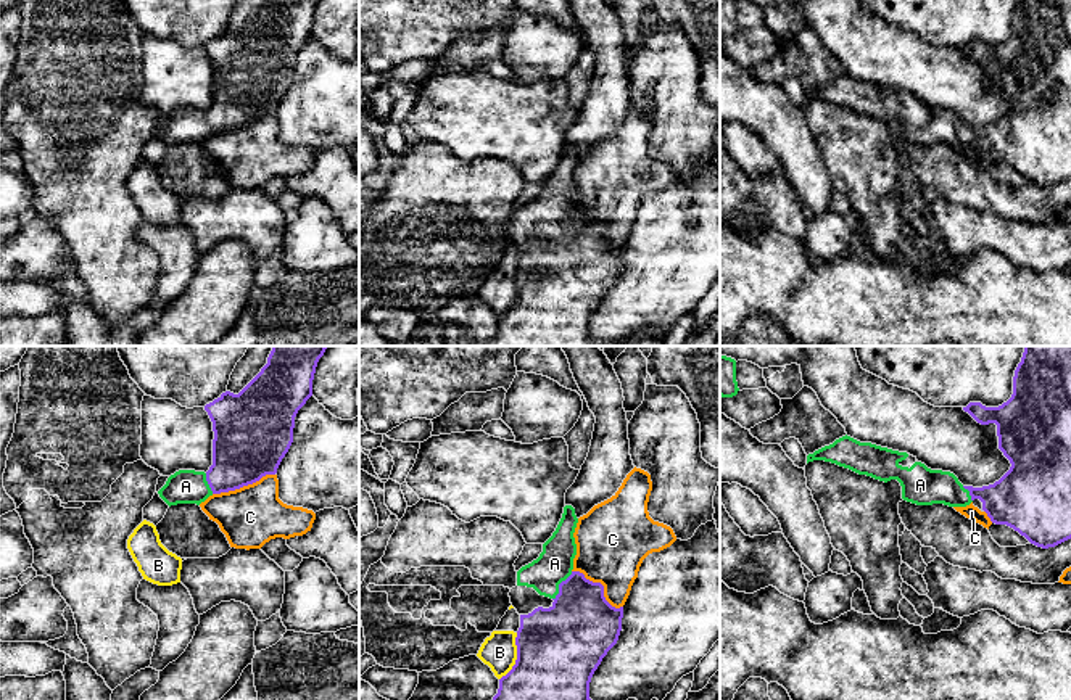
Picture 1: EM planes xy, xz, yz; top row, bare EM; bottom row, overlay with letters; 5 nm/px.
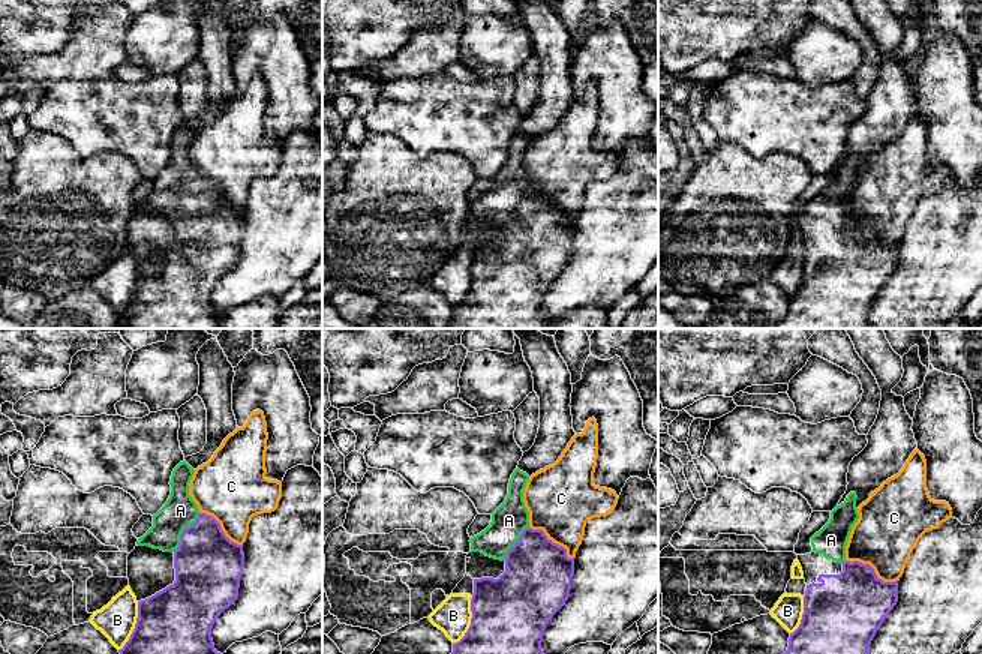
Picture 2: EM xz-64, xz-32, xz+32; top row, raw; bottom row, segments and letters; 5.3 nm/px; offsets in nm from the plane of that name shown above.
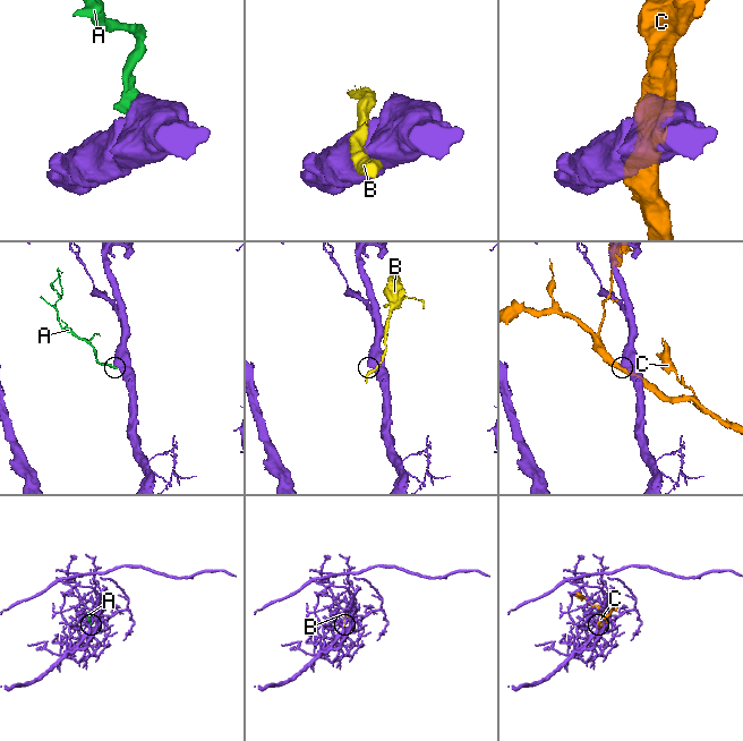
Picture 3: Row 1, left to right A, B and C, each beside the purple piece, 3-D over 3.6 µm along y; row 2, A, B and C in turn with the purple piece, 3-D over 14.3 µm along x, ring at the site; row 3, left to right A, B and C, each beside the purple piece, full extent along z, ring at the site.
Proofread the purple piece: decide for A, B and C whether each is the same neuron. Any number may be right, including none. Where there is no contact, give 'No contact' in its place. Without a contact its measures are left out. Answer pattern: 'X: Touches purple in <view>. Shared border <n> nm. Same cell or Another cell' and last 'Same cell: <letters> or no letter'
A: Touches purple in xz. Shared border 170 nm. Same cell
B: Touches purple in xz. Shared border 260 nm. Another cell
C: Touches purple in xz. Shared border 320 nm. Another cell
Same cell: A

